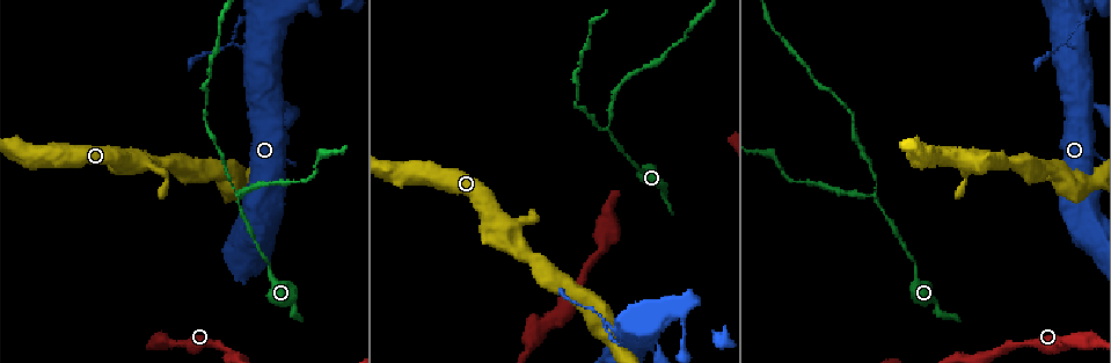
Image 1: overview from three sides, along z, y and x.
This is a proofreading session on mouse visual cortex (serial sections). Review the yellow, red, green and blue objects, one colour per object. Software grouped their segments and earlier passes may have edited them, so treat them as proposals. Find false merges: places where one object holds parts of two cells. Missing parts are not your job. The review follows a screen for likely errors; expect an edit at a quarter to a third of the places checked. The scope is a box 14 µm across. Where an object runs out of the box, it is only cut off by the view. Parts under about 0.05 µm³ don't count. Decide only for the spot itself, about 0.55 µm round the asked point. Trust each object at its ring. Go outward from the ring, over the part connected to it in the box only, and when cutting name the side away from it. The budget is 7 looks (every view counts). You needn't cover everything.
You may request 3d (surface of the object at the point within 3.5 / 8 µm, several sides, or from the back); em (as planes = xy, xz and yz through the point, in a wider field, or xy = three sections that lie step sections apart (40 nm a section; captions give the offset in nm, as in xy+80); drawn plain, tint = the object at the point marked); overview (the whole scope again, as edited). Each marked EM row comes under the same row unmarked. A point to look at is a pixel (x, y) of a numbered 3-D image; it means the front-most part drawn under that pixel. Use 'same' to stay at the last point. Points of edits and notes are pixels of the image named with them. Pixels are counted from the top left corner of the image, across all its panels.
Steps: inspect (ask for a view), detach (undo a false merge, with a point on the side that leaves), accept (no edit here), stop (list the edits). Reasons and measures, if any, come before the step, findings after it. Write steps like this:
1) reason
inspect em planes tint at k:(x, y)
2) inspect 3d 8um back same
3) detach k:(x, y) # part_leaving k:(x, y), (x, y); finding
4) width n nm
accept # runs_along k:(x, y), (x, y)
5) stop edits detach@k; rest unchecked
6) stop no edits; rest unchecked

abrupt turn
inspect 3d 8um at 1:(277, 106)

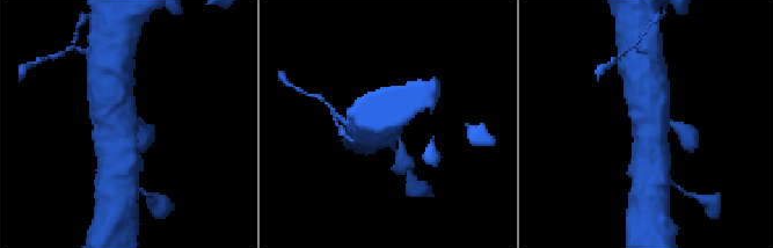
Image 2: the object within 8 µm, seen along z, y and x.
inspect em xy step 3 tint at 2:(129, 124)

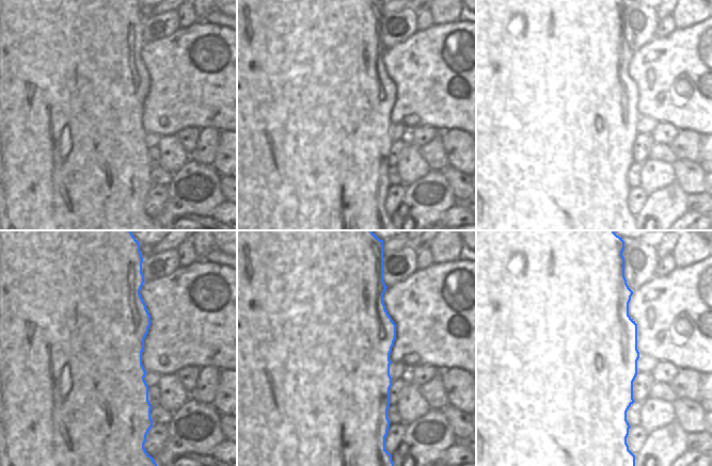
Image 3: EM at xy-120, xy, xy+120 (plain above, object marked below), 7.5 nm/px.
accept # one cell here

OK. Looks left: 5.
thick turns thin
inspect 3d 3.5um back at 1:(1077, 49)

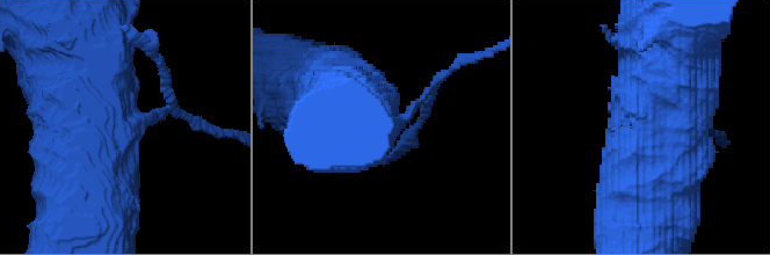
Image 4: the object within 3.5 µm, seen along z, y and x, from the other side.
now the EM
inspect em planes tint at 4:(129, 118)

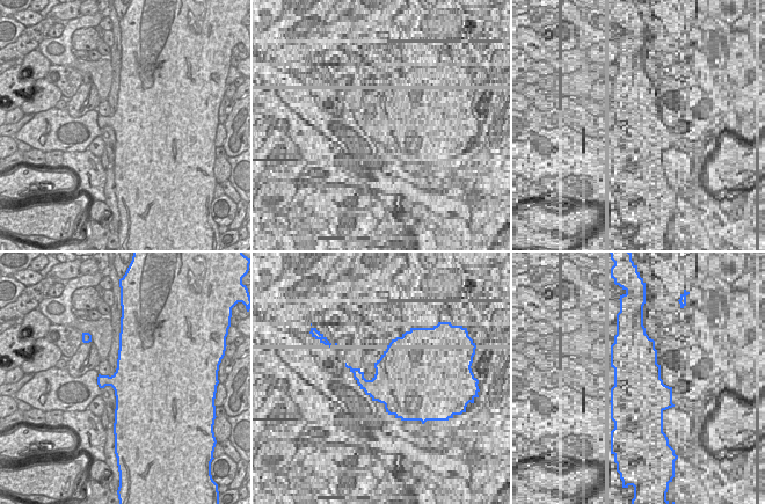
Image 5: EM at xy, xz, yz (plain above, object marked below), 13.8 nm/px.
width 750 nm
accept # runs_along 4:(645, 197), (668, 43); one cell here

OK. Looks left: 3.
three-way junction
inspect 3d 3.5um at 1:(239, 200)

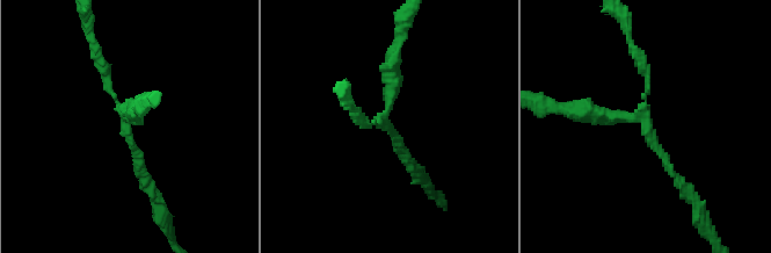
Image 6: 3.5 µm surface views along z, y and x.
arms 3; arm_widths 100, 150, 200 nm; now the EM
inspect em xy step 1 tint at 6:(647, 121)

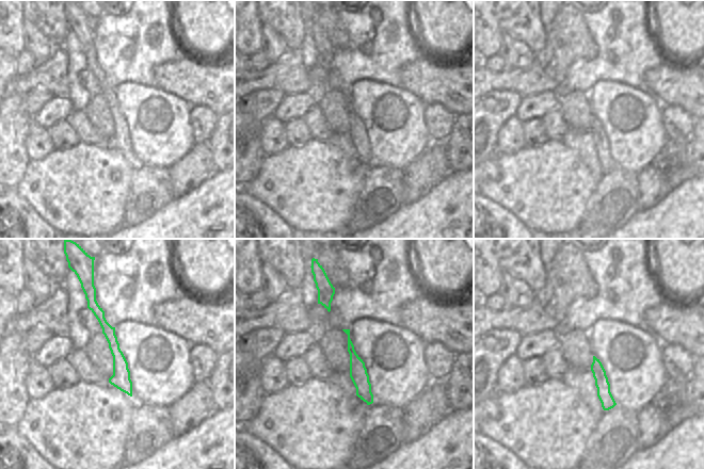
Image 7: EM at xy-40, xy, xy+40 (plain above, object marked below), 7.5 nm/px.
width 130 nm
detach 6:(596, 120) # part_leaving 6:(633, 118), (550, 105); two cells meet here

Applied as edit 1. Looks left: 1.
stop edits detach@6; rest unchecked

